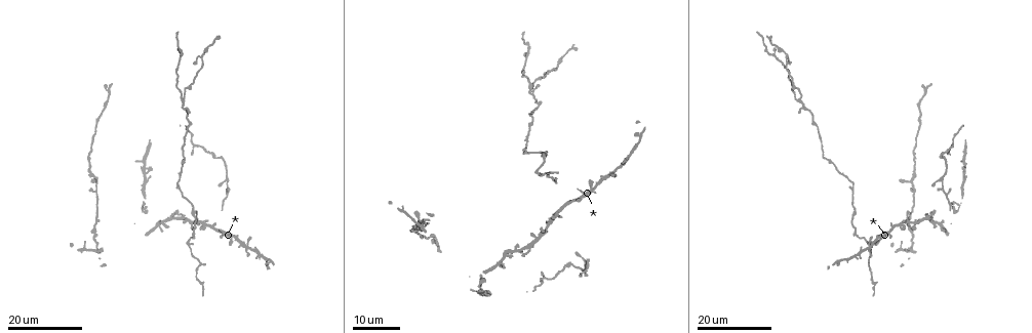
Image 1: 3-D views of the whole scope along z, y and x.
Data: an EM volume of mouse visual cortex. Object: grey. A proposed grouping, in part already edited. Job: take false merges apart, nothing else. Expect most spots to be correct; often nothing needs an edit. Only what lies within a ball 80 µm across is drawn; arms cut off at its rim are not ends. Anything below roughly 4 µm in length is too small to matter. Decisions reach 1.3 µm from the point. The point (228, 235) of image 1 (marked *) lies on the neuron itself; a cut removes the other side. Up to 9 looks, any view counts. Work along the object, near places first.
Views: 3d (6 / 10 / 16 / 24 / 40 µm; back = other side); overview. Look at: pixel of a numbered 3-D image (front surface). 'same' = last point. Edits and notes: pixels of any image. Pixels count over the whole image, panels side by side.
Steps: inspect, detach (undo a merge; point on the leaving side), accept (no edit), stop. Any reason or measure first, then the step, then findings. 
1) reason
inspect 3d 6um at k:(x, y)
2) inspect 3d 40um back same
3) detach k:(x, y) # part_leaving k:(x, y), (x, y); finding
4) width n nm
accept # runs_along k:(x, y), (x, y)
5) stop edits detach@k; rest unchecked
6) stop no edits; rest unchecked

looks like a crossing
inspect 3d 16um at 1:(592, 191)

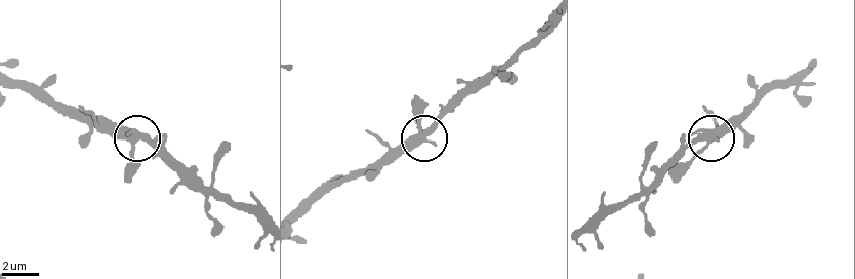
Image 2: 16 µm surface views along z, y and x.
inspect 3d 10um at 2:(705, 146)

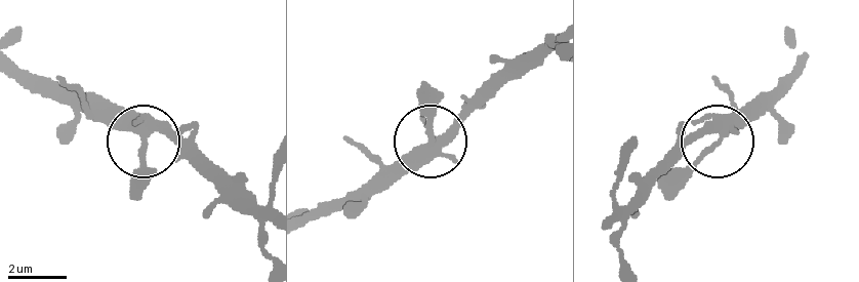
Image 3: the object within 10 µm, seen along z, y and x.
inspect 3d 10um back at 3:(712, 143)

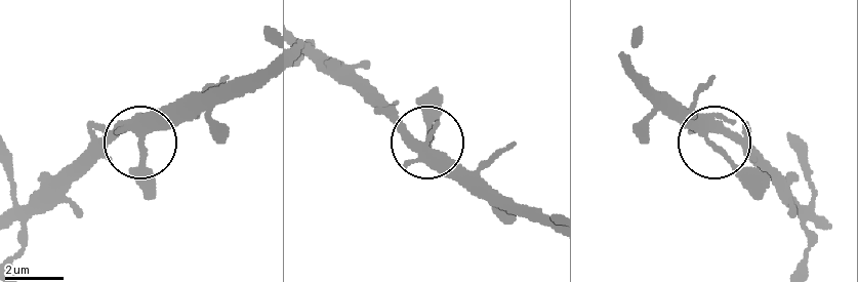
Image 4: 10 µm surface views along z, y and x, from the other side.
side_arm 24 um
accept # runs_along 4:(451, 167), (436, 148), (414, 140), (380, 111); all the same neuron

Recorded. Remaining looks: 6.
calibre changes
inspect 3d 24um at 1:(572, 264)

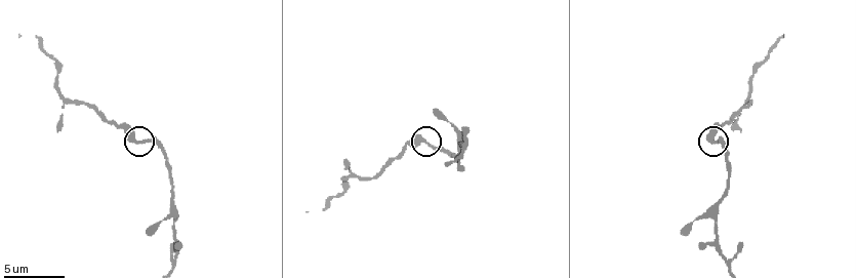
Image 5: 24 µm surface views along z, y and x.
inspect 3d 6um at 5:(133, 139)

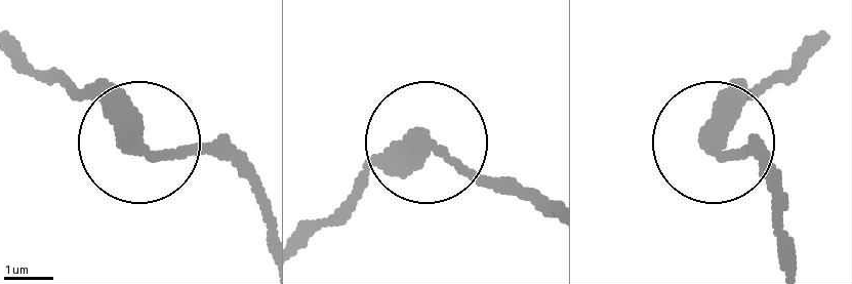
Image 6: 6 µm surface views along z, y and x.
other side
inspect 3d 6um back at 6:(424, 143)

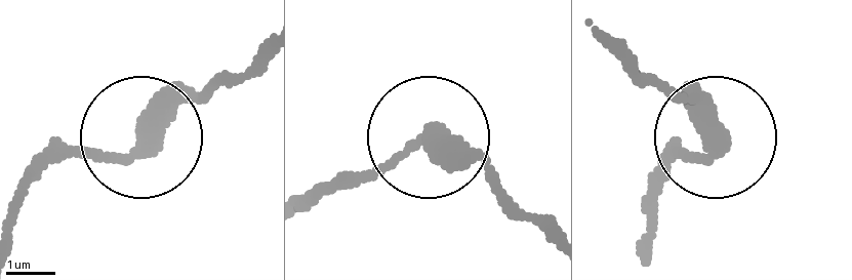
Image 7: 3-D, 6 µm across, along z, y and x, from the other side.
accept # continuous, no second neuron

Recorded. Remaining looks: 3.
small branch off a trunk
inspect 3d 16um at 1:(530, 84)

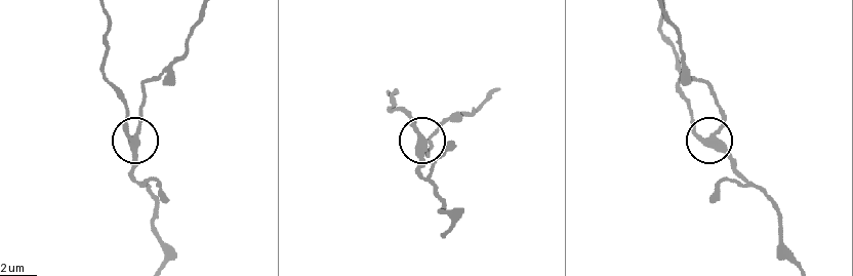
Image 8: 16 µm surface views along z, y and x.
inspect 3d 10um at 8:(135, 140)

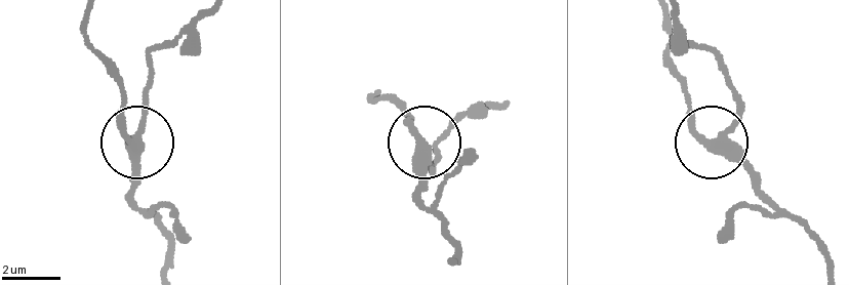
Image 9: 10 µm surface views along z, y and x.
side_arm 26 um
accept # runs_along 9:(831, 262), (698, 130), (688, 93), (672, 74); continuous, no second neuron

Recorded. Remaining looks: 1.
stop no edits; rest unchecked

